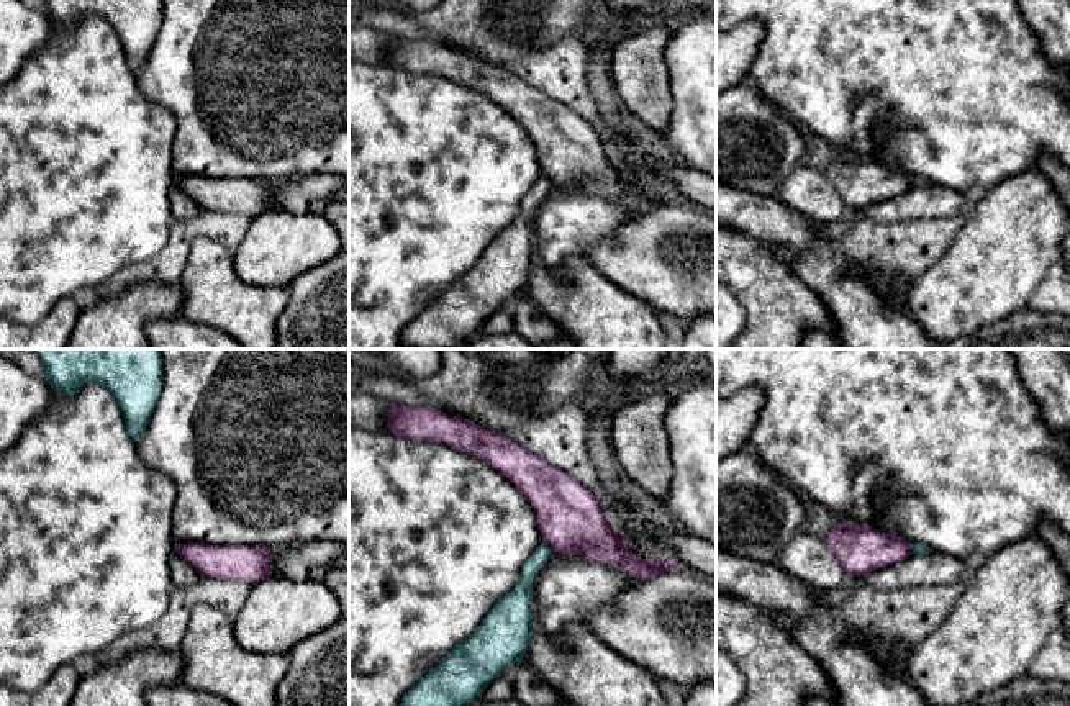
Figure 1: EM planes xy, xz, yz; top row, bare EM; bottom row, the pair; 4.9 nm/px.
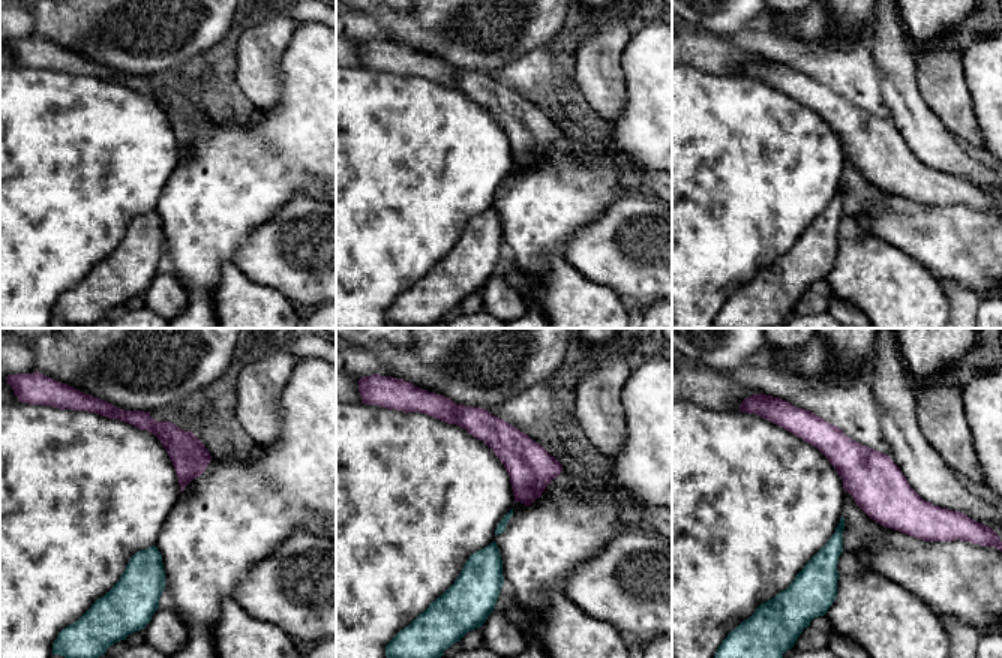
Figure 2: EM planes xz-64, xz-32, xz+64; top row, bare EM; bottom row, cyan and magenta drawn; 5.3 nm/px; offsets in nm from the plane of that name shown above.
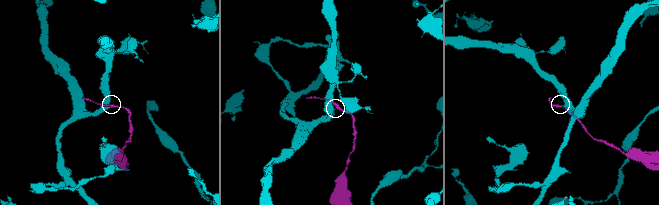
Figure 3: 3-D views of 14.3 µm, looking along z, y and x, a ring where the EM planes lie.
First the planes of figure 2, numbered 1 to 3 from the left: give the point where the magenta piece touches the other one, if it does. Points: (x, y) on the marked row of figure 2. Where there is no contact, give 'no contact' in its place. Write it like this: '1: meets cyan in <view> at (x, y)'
1: no contact
2: no contact
3: no contact

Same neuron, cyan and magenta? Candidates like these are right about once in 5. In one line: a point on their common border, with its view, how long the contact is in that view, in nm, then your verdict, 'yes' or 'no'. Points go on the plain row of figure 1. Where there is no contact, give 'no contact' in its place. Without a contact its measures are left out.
xz (548, 179) | 80 nm | no

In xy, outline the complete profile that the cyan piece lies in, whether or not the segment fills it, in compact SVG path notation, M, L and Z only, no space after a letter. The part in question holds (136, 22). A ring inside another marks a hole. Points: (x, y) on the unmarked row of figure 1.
M44 0L46 15L66 28L97 15L116 31L128 67L138 74L162 25L162 0Z

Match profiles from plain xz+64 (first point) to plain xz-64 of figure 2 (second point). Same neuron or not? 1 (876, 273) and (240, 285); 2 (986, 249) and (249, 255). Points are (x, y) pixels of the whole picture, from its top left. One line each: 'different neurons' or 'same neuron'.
1: same neuron
2: same neuron

